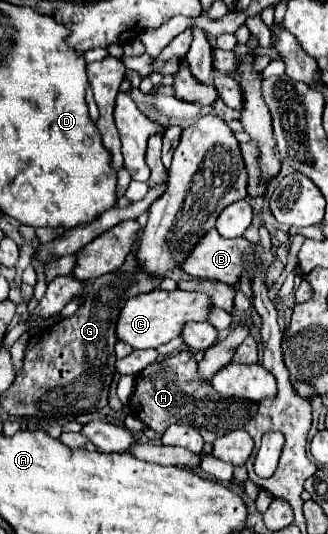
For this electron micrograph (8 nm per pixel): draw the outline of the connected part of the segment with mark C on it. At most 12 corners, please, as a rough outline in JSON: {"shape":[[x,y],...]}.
{"shape":[[154,289],[128,299],[116,337],[156,349],[188,321],[206,321],[208,295]]}

